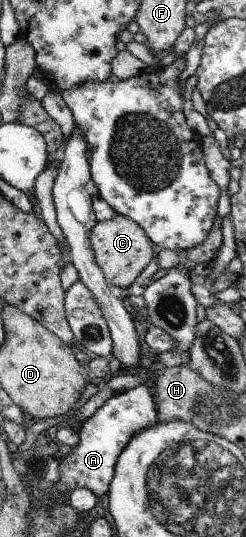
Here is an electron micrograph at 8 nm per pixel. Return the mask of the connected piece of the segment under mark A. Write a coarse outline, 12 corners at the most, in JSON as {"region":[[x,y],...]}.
{"region":[[151,379],[80,422],[58,491],[107,493],[122,450],[157,418]]}

